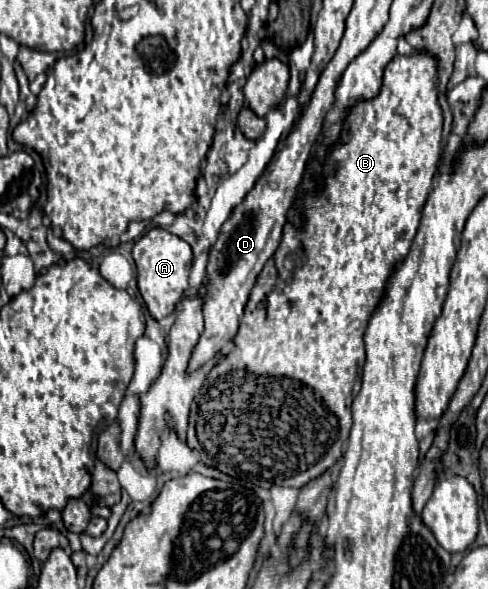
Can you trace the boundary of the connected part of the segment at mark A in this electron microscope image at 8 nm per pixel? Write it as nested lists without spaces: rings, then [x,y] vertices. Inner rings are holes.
[[[152,228],[134,244],[132,258],[138,268],[138,288],[148,306],[148,312],[156,320],[162,320],[164,316],[174,312],[176,302],[182,298],[184,290],[188,288],[192,248],[182,238],[166,232],[164,228]]]

